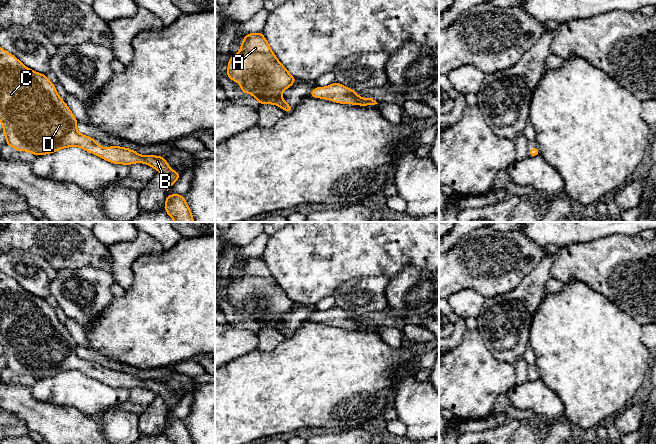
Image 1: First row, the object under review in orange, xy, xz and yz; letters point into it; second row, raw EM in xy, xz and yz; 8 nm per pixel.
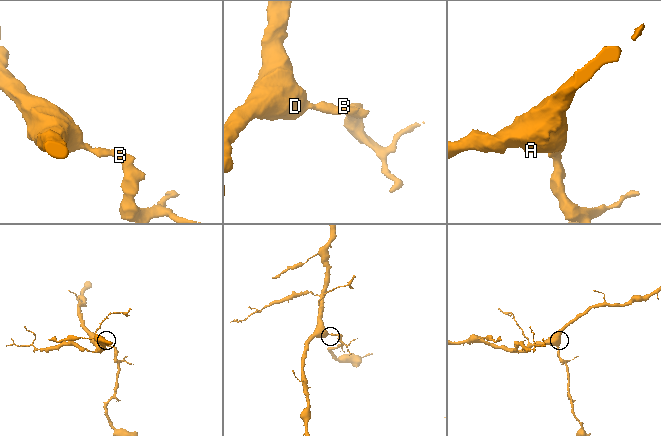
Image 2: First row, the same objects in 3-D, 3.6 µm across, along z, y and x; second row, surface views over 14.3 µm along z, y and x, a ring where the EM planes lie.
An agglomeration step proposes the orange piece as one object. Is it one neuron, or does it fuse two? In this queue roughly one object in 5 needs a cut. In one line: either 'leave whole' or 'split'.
leave whole

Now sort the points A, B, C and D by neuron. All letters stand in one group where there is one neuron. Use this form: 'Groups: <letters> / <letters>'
Groups: A B C D

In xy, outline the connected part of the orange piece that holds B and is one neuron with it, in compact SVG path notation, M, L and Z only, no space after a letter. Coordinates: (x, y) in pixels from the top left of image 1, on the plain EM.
M0 271L0 345L6 359L6 368L18 375L29 375L35 380L54 377L61 372L77 370L96 378L115 388L131 389L144 387L161 396L169 412L179 403L181 397L174 396L163 382L138 378L137 376L119 370L100 371L94 362L81 359L76 354L77 343L65 326L59 321L54 308L45 298L26 292L14 279Z

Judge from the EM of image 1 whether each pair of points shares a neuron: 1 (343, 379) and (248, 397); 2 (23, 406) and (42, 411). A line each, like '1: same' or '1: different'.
1: same
2: same

